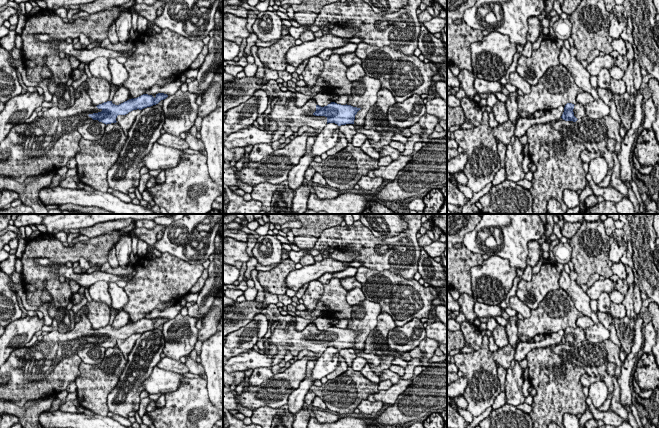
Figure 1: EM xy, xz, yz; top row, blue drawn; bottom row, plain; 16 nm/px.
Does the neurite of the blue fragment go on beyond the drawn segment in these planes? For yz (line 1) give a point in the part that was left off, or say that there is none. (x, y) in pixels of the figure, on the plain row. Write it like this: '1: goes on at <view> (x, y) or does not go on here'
1: goes on at yz (579, 336)

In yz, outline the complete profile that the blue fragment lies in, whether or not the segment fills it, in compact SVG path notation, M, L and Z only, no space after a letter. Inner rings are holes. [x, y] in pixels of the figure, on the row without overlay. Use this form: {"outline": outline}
{"outline": "M567 327L564 331L564 336L561 342L565 345L573 345L584 343L586 340L584 330L580 327L576 327L575 329L572 327Z"}

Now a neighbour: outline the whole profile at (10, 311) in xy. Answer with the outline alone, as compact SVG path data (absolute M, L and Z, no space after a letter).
M0 270L0 325L6 327L23 317L16 294L9 286L10 278Z

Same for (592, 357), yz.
M585 340L583 343L565 345L562 342L552 345L554 353L566 357L568 361L582 367L590 376L599 376L608 388L608 393L613 393L614 384L612 377L607 372L607 351L604 343L591 343Z

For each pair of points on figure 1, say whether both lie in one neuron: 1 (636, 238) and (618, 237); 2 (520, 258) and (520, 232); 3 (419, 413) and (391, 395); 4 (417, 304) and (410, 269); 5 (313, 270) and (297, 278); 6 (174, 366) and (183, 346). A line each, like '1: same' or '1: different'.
1: different
2: same
3: different
4: different
5: same
6: different

